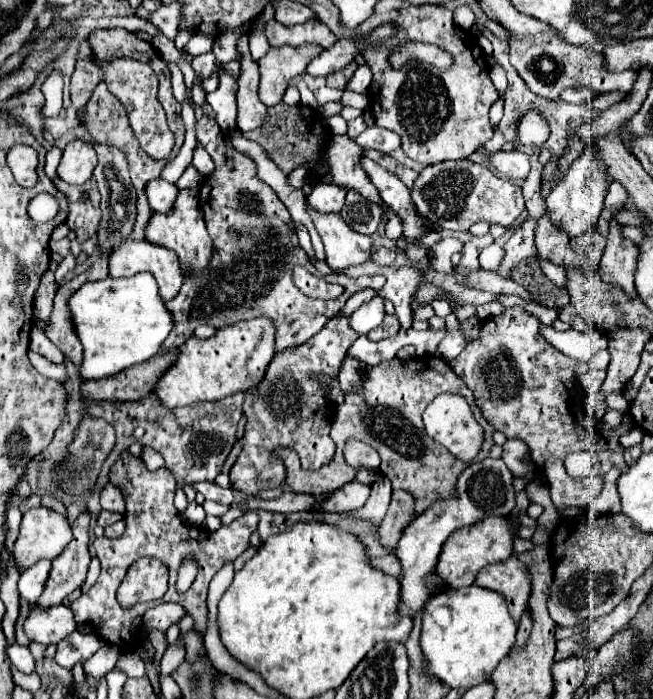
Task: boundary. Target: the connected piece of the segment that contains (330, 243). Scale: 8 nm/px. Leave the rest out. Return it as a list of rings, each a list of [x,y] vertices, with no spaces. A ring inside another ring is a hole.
[[[306,205],[306,211],[322,237],[326,261],[334,271],[342,271],[350,265],[360,265],[368,259],[372,251],[372,239],[348,229],[340,213],[320,213],[312,205]]]

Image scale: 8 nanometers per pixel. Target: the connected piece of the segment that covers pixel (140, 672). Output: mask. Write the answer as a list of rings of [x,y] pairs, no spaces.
[[[137,652],[124,653],[119,657],[114,670],[124,672],[129,678],[141,678],[145,675],[145,664]]]

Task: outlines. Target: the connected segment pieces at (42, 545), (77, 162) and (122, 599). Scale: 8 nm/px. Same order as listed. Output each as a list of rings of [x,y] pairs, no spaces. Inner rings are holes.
[[[46,507],[28,509],[22,515],[20,535],[14,543],[14,559],[18,567],[26,569],[40,559],[54,559],[60,555],[60,549],[64,549],[70,539],[72,529],[64,515]]]
[[[76,139],[66,145],[62,163],[58,167],[58,175],[62,181],[70,185],[82,185],[92,177],[96,165],[98,165],[98,157],[96,151],[92,149],[92,143]]]
[[[142,557],[128,567],[118,587],[118,603],[128,609],[136,603],[156,601],[168,589],[168,569],[156,557]]]

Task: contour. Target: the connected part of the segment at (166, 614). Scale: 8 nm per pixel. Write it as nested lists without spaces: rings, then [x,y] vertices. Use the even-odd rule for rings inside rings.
[[[162,603],[158,607],[152,607],[144,613],[144,627],[154,627],[160,631],[166,631],[170,625],[180,621],[186,615],[178,603]]]

